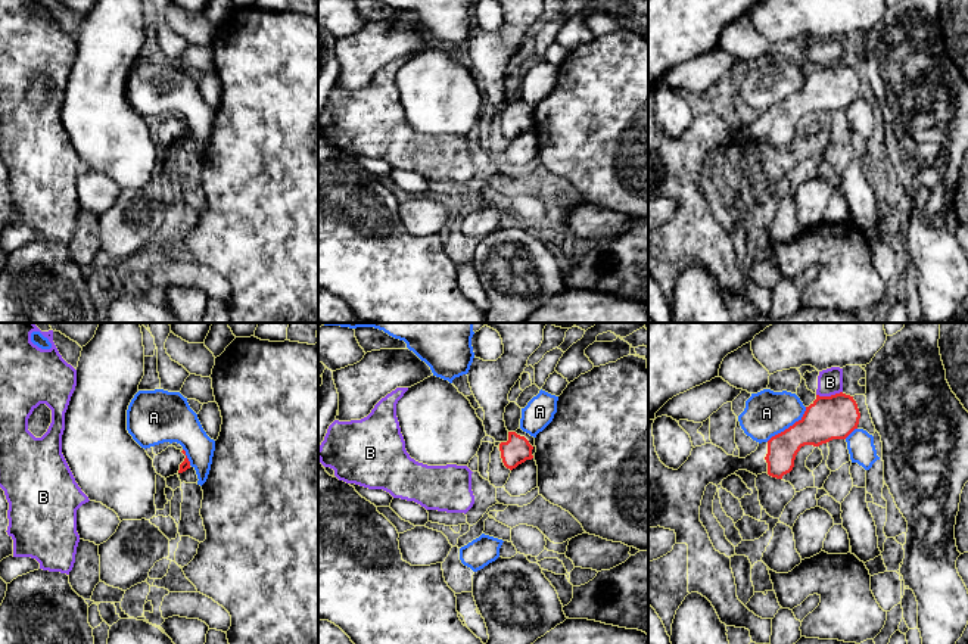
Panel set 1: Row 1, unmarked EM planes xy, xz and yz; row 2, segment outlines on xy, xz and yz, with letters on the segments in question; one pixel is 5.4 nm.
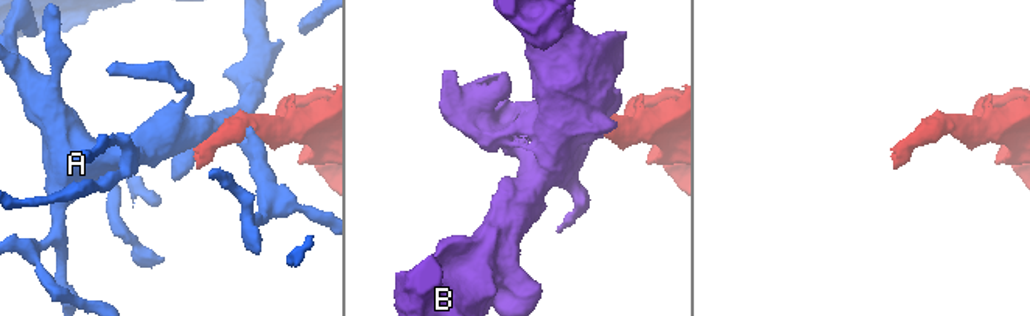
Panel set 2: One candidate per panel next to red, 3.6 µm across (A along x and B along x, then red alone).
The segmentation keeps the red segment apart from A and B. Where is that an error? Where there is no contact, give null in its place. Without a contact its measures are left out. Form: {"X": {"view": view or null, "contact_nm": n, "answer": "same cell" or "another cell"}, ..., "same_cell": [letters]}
{"A": {"view": "yz", "contact_nm": 300, "answer": "another cell"}, "B": {"view": "yz", "contact_nm": 150, "answer": "another cell"}, "same_cell": []}

